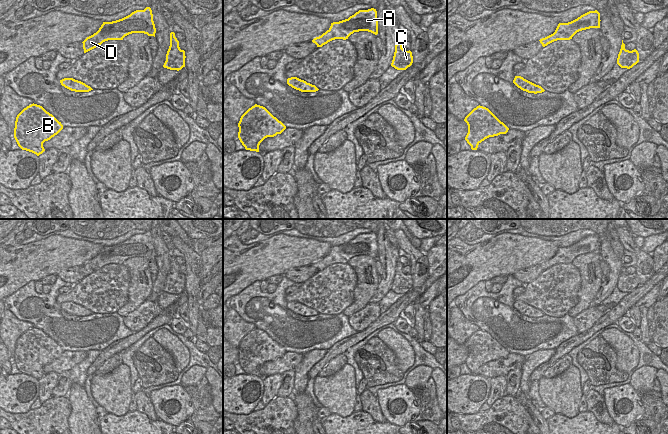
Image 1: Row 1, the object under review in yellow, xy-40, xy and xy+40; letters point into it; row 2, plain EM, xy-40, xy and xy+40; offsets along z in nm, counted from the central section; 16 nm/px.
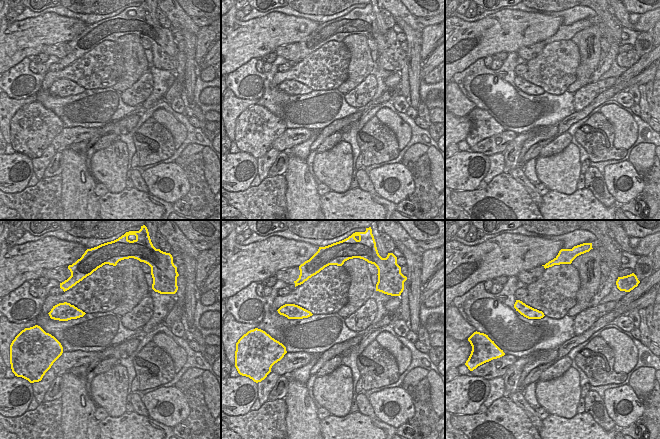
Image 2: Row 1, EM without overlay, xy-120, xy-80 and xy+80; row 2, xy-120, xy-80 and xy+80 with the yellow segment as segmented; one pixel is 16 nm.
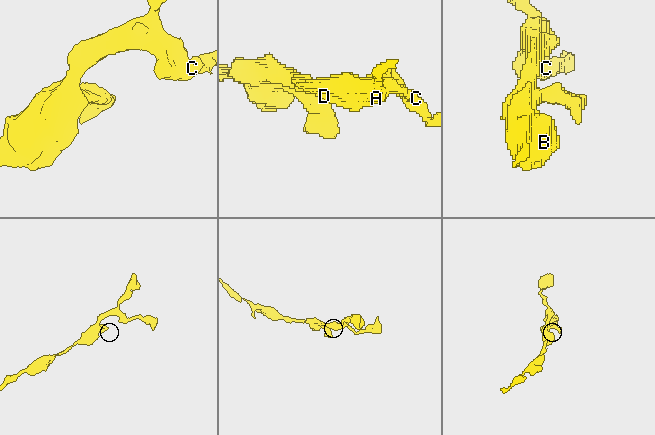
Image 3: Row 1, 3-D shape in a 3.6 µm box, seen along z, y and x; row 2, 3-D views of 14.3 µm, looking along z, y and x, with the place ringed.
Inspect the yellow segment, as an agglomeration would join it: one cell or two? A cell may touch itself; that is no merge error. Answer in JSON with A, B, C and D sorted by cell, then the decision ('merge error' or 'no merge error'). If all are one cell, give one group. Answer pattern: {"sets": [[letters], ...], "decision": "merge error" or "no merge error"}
{"sets": [["A", "B", "C", "D"]], "decision": "no merge error"}

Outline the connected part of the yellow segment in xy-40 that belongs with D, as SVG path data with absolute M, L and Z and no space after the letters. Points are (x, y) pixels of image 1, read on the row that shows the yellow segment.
M146 7L144 10L136 10L116 21L103 22L96 33L82 42L84 53L96 48L105 41L123 40L125 36L132 33L144 33L155 37L156 28L150 7Z

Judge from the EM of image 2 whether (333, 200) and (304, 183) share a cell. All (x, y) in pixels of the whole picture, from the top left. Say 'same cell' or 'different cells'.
different cells

